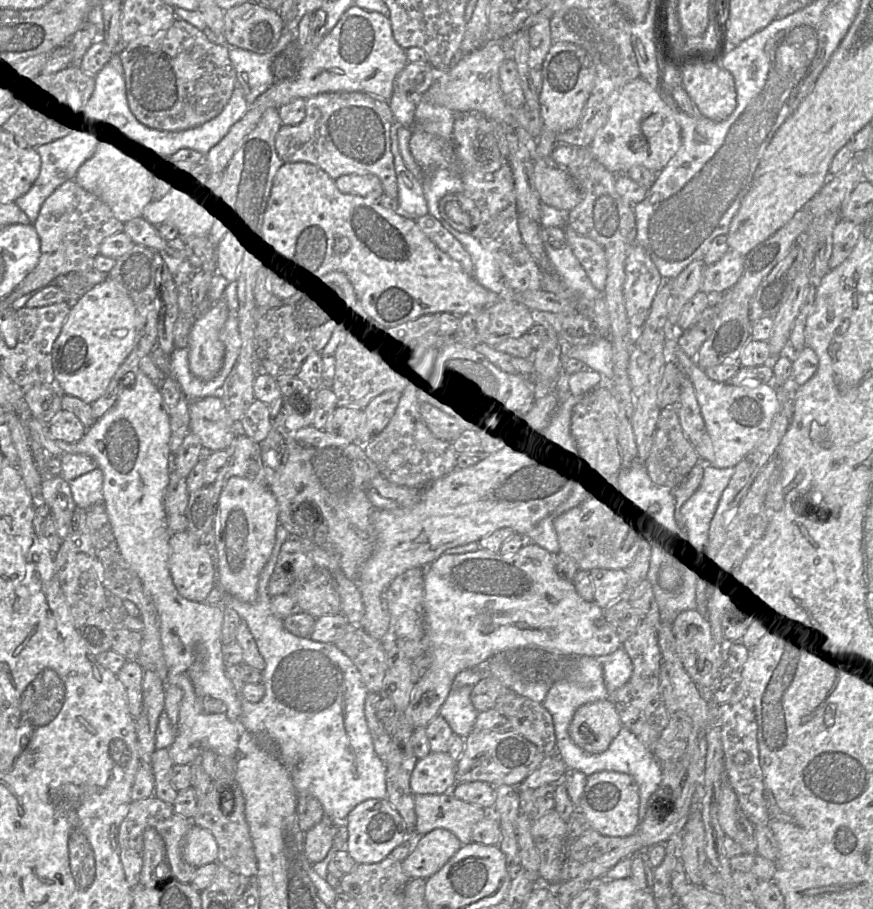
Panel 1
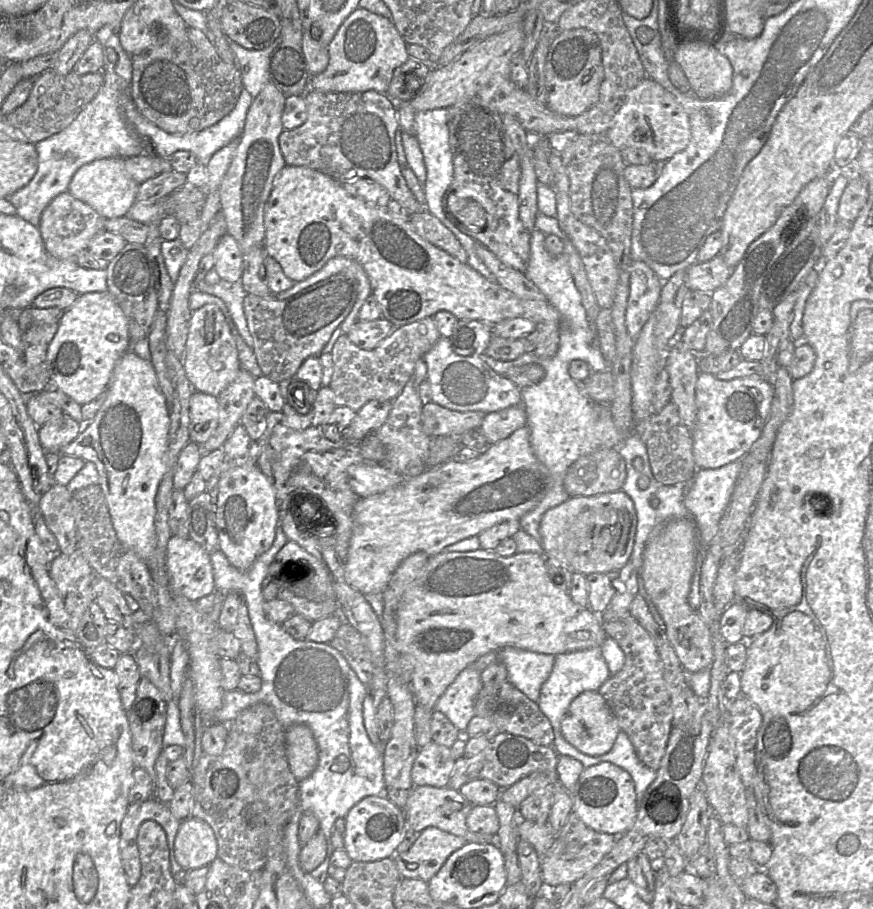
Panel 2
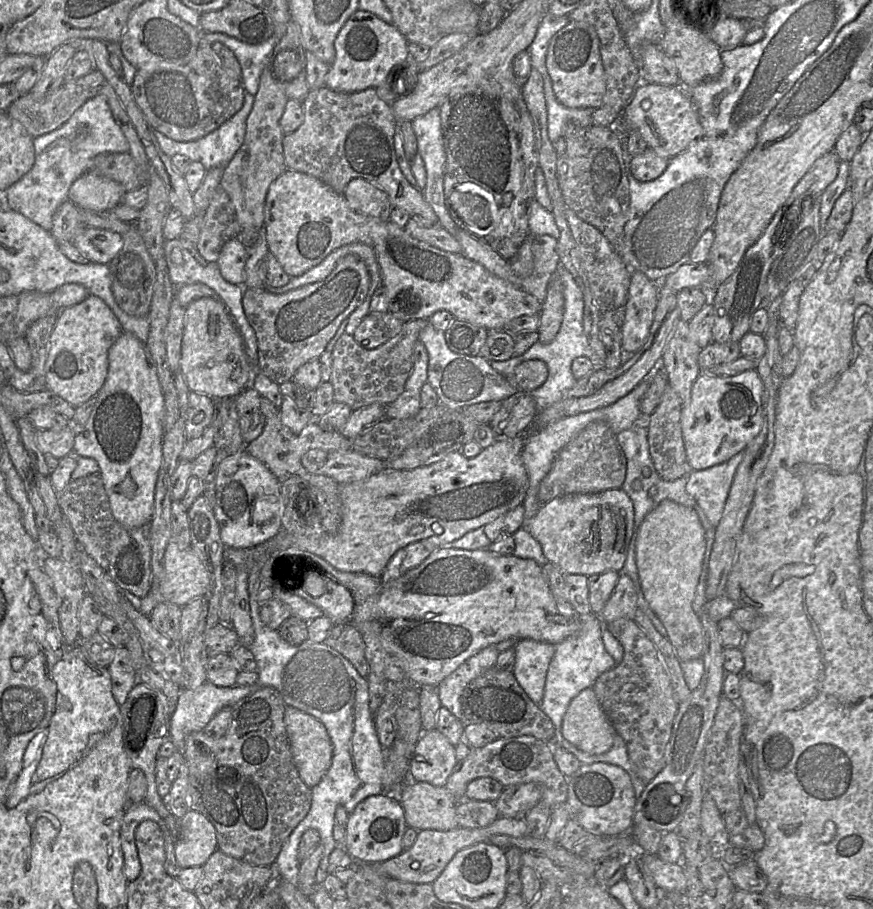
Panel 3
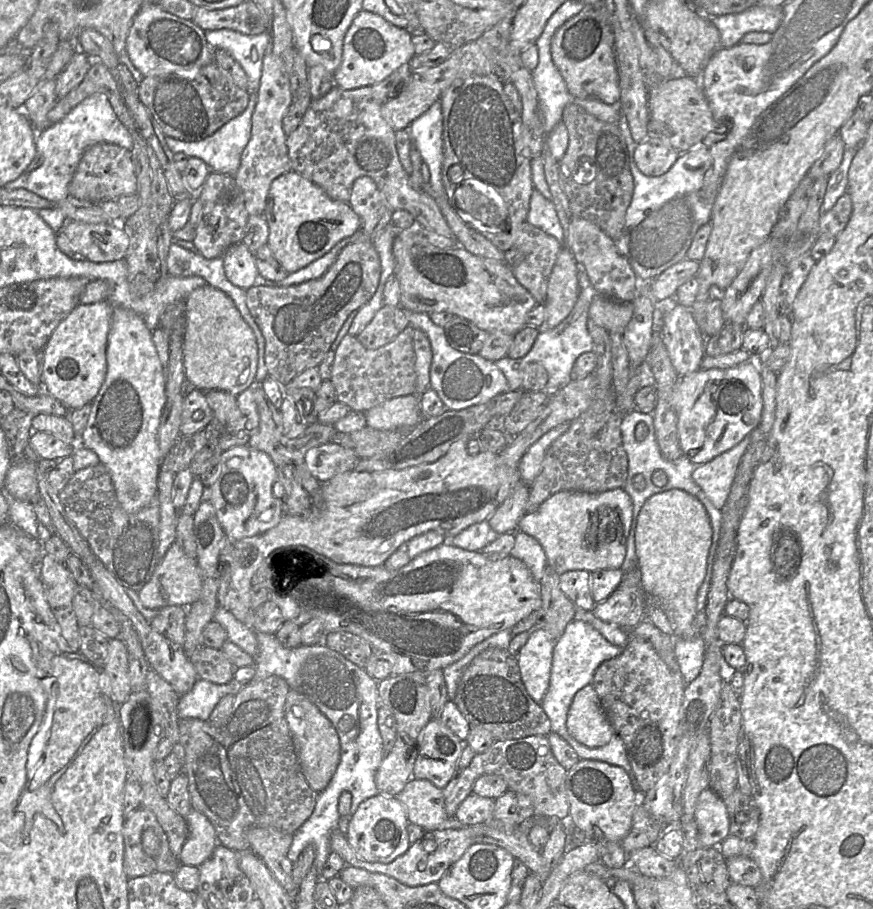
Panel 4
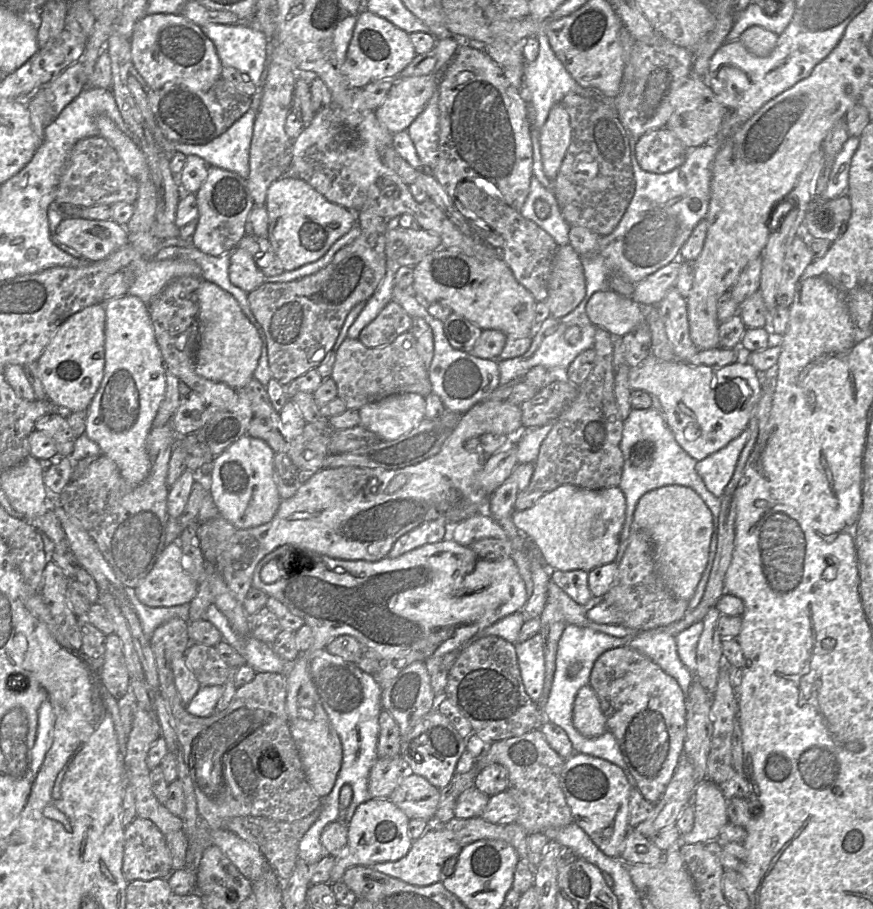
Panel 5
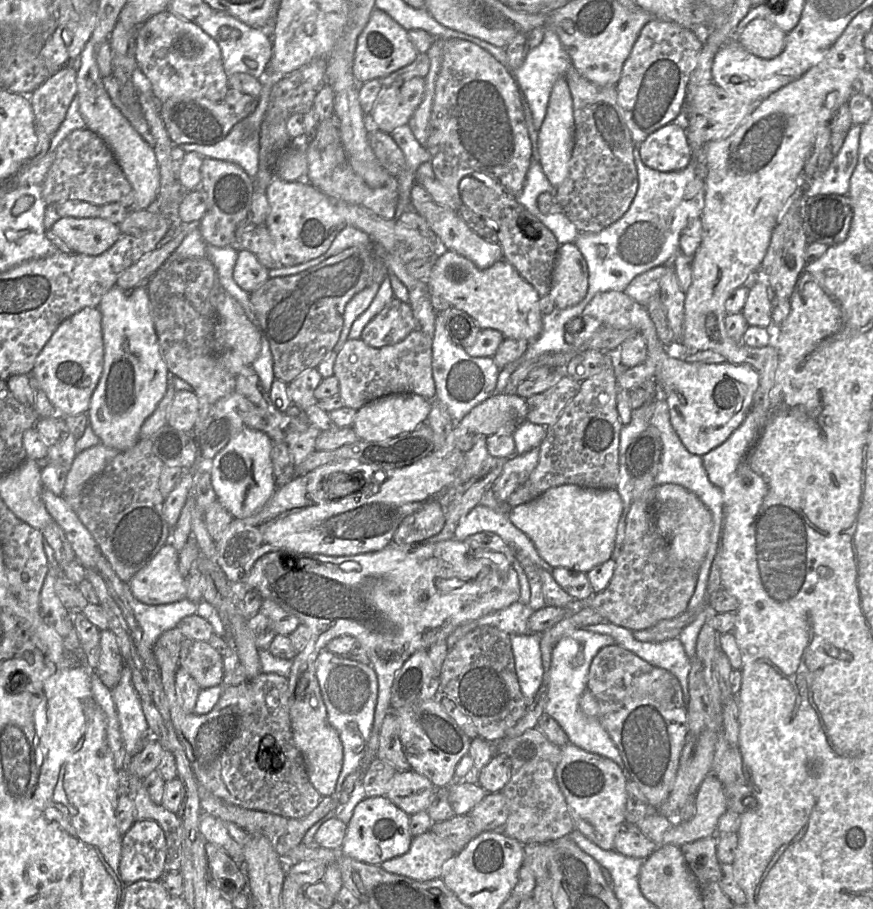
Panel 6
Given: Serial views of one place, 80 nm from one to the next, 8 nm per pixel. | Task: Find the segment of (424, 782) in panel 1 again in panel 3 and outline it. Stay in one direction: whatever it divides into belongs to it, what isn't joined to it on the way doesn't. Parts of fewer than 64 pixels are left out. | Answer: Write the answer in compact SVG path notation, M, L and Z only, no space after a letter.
M436 728L423 731L410 762L414 780L443 787L456 765L455 746Z

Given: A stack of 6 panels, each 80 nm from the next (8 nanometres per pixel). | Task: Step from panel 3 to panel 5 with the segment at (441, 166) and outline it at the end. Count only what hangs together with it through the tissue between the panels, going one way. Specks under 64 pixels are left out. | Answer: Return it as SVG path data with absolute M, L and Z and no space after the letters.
M437 89L423 111L407 128L421 163L431 170L436 166L438 154L438 100L439 90Z

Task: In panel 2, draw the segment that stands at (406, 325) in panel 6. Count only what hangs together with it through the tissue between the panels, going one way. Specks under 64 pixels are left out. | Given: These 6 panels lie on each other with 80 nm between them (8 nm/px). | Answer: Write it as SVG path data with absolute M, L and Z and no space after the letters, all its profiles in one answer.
M379 318L368 322L357 322L348 332L349 340L362 350L373 350L395 329L394 325Z

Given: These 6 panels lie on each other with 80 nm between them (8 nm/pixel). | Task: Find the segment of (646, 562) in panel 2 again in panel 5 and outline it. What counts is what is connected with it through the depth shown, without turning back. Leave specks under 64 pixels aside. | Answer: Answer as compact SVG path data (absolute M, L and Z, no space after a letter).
M666 485L645 493L638 501L632 529L648 535L657 572L677 598L690 601L708 563L713 534L712 513L690 487Z

